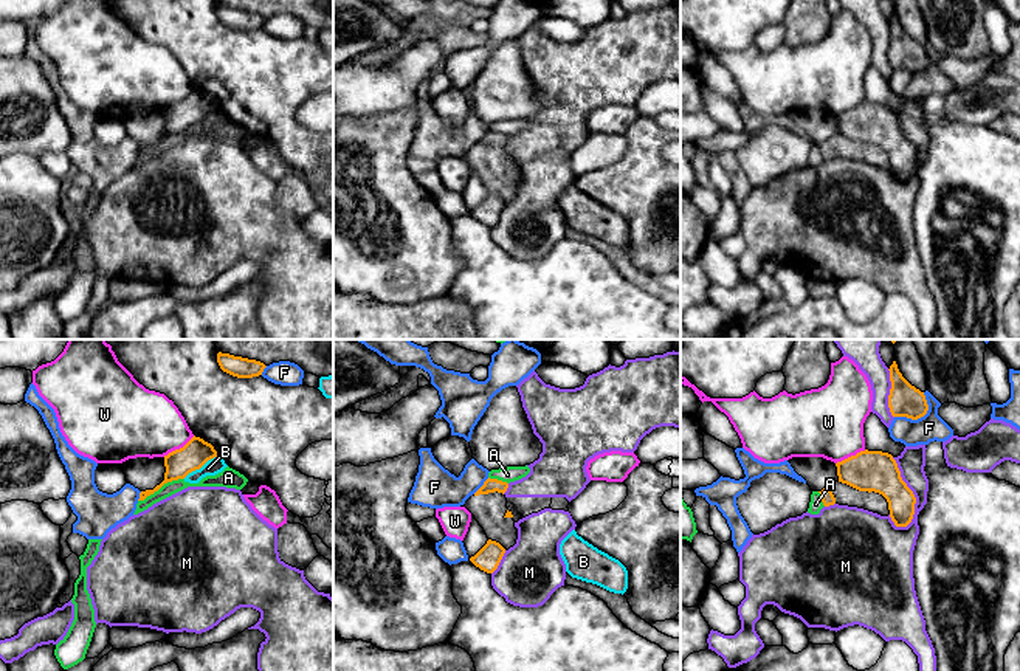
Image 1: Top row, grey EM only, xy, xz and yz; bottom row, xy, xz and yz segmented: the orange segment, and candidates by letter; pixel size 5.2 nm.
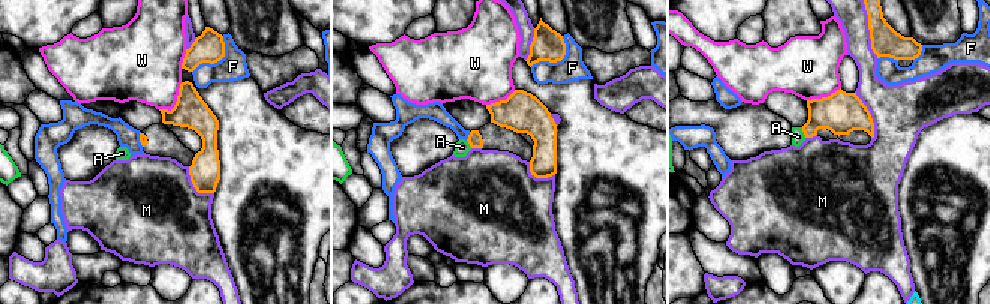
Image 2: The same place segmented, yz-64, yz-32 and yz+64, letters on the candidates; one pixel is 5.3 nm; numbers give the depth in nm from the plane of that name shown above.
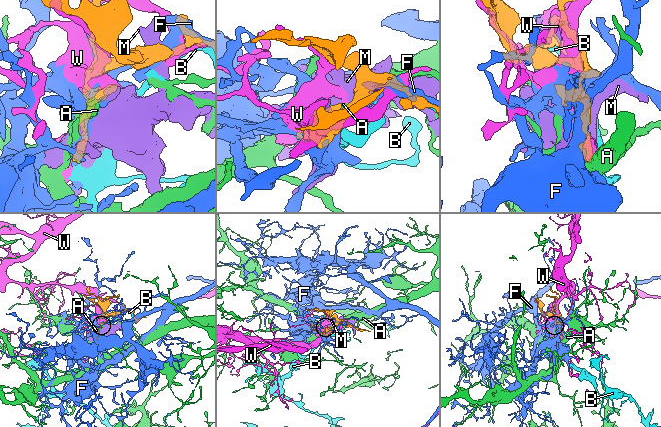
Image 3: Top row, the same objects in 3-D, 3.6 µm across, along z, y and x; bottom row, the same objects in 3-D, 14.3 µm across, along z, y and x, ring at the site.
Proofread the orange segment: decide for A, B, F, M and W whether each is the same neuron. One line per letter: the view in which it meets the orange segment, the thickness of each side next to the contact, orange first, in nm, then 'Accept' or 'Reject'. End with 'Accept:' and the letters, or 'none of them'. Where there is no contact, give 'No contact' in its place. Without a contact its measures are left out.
A: Touches orange in xy. Thickness 150 nm (orange) against 70 nm. Reject
B: Touches orange in xy. Thickness 150 nm (orange) against 90 nm. Accept
F: Touches orange in yz. Thickness 170 nm (orange) against 140 nm. Reject
M: Touches orange in yz. Thickness 220 nm (orange) against 160 nm. Reject
W: Touches orange in xy. Thickness 150 nm (orange) against 360 nm. Reject
Accept: B

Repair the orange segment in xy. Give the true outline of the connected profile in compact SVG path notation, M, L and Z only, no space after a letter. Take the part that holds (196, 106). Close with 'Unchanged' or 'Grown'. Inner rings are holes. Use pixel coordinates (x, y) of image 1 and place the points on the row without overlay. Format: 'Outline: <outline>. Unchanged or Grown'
Outline: M194 88L183 101L164 108L164 119L164 133L153 143L141 144L138 153L144 153L167 135L183 132L189 136L198 136L206 129L222 126L228 118L217 108L211 96Z. Grown

